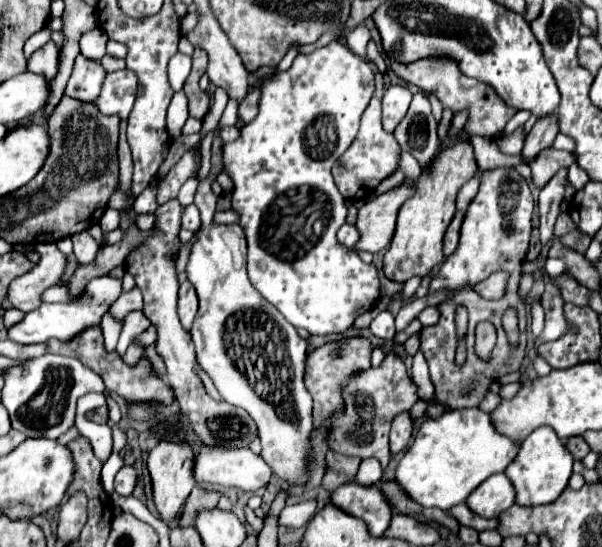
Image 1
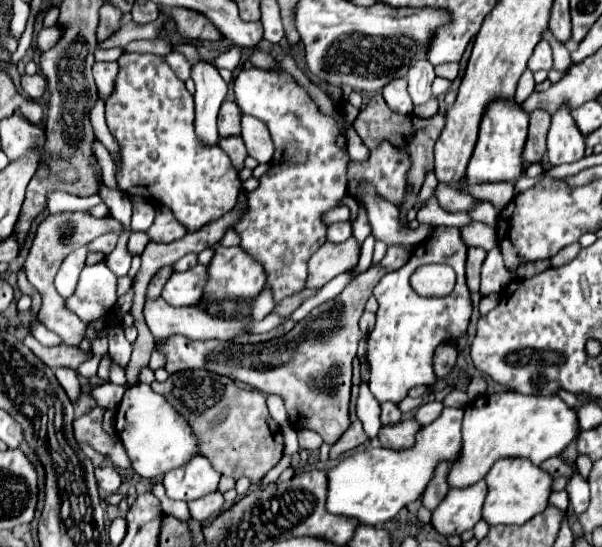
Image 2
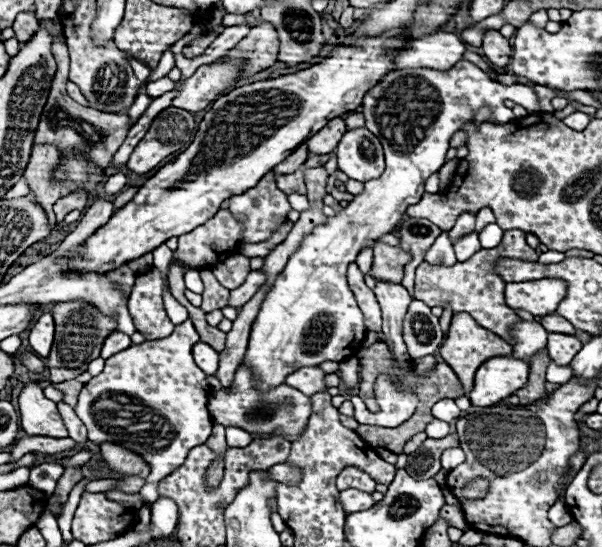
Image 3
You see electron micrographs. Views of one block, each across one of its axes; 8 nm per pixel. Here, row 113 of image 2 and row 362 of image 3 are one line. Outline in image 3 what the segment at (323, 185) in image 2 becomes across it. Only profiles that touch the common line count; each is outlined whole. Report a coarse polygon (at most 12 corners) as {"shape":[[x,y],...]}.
{"shape":[[460,60],[388,72],[362,114],[380,178],[292,254],[252,324],[258,390],[366,336],[346,266],[424,194],[484,106],[539,111]]}

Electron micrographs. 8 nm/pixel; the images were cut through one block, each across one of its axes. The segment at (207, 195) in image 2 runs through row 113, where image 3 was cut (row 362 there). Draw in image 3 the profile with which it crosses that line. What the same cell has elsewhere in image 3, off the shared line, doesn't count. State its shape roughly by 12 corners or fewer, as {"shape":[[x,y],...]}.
{"shape":[[190,320],[110,356],[78,416],[150,464],[140,494],[208,440]]}

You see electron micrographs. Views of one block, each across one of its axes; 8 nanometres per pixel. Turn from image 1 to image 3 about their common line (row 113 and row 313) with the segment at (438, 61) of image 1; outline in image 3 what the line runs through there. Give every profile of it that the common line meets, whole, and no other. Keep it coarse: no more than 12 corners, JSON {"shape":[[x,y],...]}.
{"shape":[[506,230],[466,262],[416,268],[414,298],[450,304],[514,346],[522,318],[504,302],[492,262],[536,262],[526,234]]}

